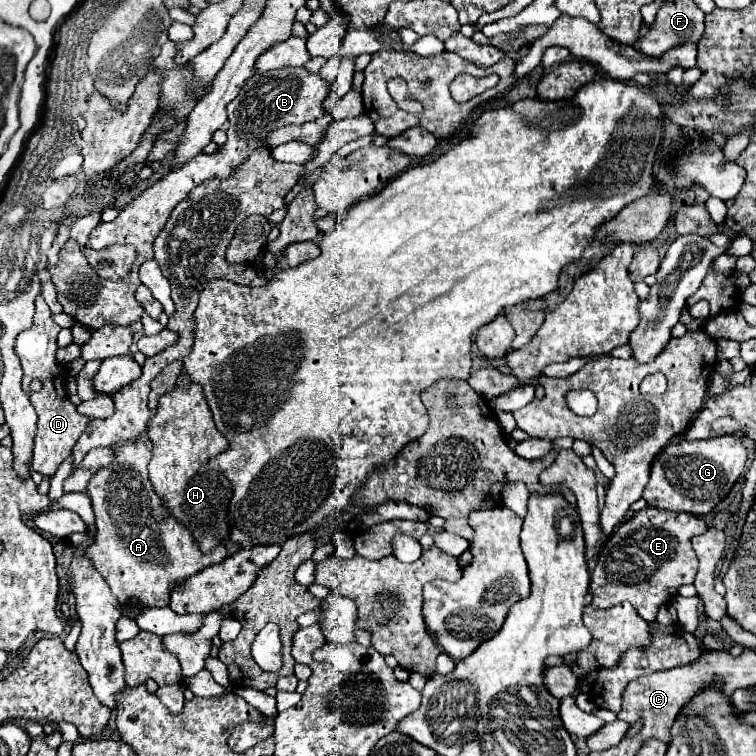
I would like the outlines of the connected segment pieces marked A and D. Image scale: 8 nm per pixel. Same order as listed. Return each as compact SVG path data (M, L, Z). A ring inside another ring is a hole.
M134 440L128 444L122 444L116 448L116 460L110 468L102 468L90 482L88 494L92 498L92 508L96 514L96 540L86 550L86 558L96 566L96 570L102 574L102 578L108 582L112 594L122 606L152 606L162 608L170 602L170 594L174 588L178 588L182 582L186 582L190 576L198 574L200 570L222 562L228 556L228 550L224 546L218 546L210 554L202 554L190 536L190 532L176 522L164 506L160 504L160 498L154 494L154 488L148 480L148 462L152 458L152 452L148 444L142 440Z
M42 296L36 298L36 314L34 314L34 324L30 330L20 332L16 338L16 354L22 362L22 370L24 370L24 378L22 378L22 386L24 392L30 394L30 402L38 414L38 432L36 432L36 446L34 446L34 460L32 460L32 468L36 472L40 472L42 476L54 476L58 466L72 454L72 446L78 442L80 434L88 428L90 418L82 416L76 410L76 404L70 402L66 390L64 390L64 376L66 376L66 368L56 362L56 352L58 352L58 332L62 328L52 320L52 312L48 308L48 304L44 302ZM38 378L42 380L44 388L40 392L30 392L30 380Z

